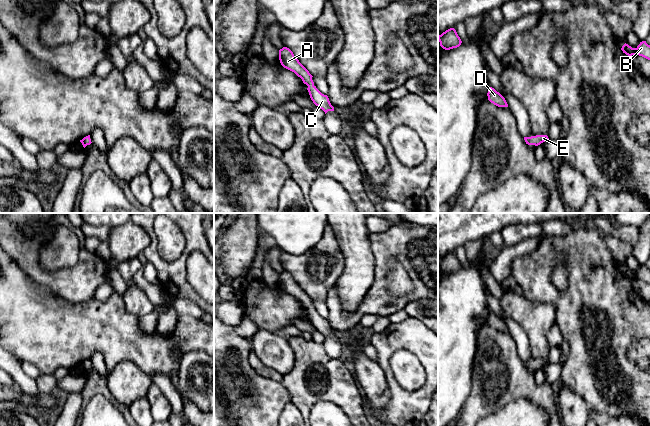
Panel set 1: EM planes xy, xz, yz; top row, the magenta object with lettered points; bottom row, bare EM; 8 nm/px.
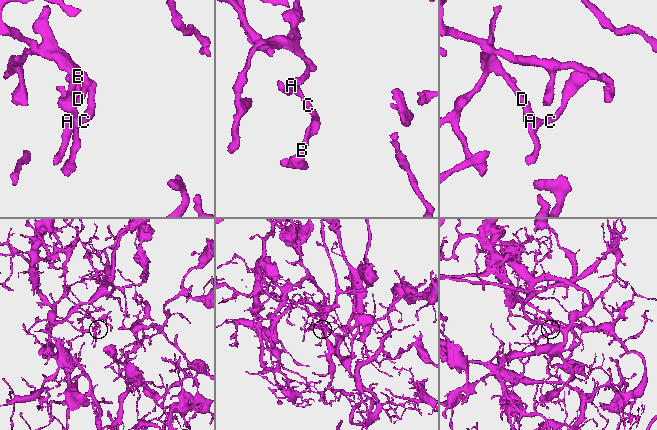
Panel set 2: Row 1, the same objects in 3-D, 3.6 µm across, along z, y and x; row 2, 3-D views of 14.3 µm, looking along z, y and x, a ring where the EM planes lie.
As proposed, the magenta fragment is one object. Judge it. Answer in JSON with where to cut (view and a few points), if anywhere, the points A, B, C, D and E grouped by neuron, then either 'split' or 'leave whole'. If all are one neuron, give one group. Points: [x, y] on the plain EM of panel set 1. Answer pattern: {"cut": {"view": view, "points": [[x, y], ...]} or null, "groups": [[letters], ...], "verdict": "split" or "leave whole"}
{"cut": null, "groups": [["A", "B", "C", "D", "E"]], "verdict": "leave whole"}

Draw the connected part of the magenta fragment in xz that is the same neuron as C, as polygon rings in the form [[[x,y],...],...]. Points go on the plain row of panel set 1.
[[[283,271],[279,274],[279,284],[284,292],[294,296],[302,303],[303,307],[308,310],[307,314],[309,316],[310,322],[316,330],[322,333],[325,338],[328,335],[334,335],[334,331],[331,329],[328,320],[322,318],[316,312],[312,304],[313,300],[299,286],[299,284],[294,280],[293,276],[289,272]]]

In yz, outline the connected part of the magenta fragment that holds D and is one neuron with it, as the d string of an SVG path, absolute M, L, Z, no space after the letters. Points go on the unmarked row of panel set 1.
M490 311L487 317L488 324L498 331L508 331L505 322L497 316L494 312Z

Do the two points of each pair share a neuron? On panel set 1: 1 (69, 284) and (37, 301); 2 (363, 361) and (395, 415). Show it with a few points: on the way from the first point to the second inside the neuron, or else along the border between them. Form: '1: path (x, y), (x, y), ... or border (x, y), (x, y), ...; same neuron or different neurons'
1: border (33, 279), (74, 303); different neurons
2: border (386, 379), (389, 401), (379, 410), (375, 411); different neurons

